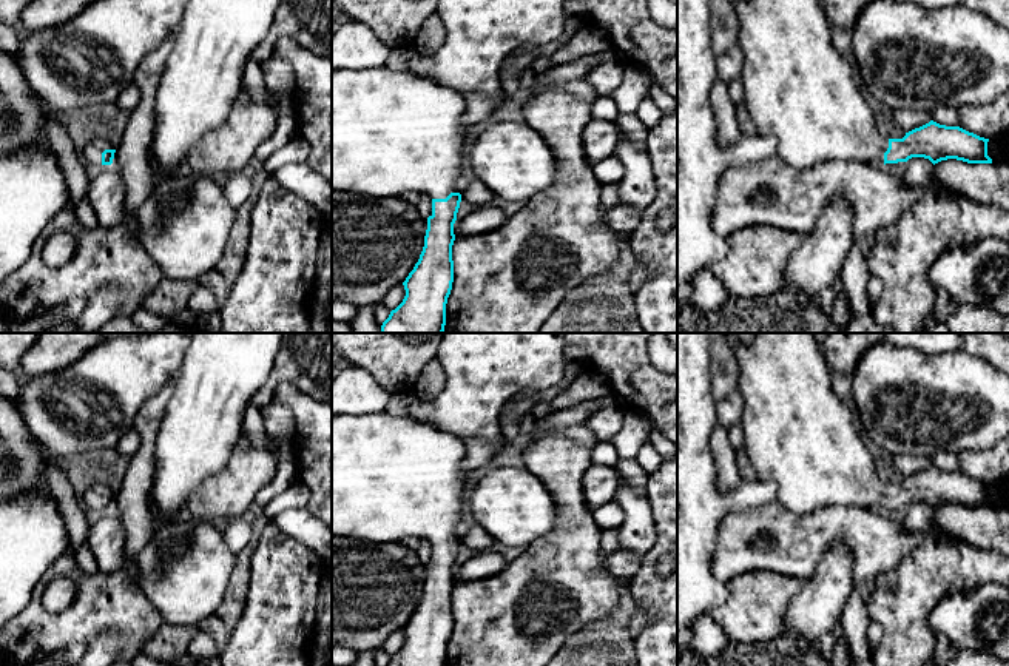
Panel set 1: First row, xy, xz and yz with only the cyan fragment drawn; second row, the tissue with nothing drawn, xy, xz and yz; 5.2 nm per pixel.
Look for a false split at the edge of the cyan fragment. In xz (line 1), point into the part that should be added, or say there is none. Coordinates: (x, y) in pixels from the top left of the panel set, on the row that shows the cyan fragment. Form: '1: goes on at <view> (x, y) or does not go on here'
1: goes on at xz (392, 131)

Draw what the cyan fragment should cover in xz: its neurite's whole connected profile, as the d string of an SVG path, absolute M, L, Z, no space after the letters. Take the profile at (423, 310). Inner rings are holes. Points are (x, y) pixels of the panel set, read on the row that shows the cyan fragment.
M384 66L372 69L332 69L332 191L361 196L400 197L406 191L420 191L432 199L424 247L418 262L403 282L406 296L381 325L381 333L443 333L446 304L454 282L452 245L454 224L461 202L457 182L466 168L466 150L471 142L464 123L464 96L430 77Z

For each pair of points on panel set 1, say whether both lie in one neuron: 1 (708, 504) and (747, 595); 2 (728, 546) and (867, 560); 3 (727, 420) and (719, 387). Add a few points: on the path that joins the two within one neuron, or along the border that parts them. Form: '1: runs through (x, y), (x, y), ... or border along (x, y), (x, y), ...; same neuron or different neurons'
1: border along (727, 585), (727, 598), (707, 614); different neurons
2: runs through (764, 526), (775, 532), (838, 532); same neuron
3: border along (736, 389), (718, 401); different neurons

